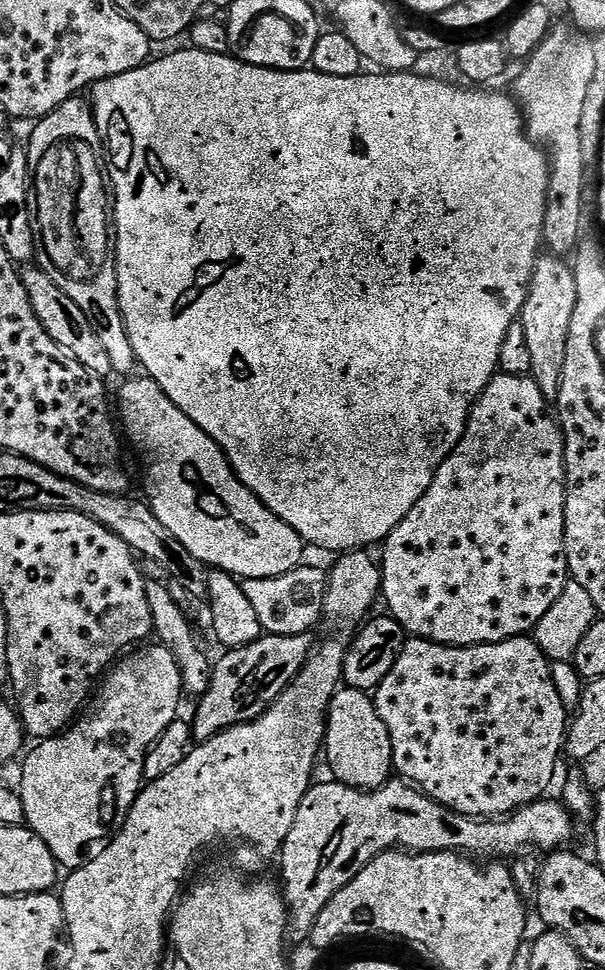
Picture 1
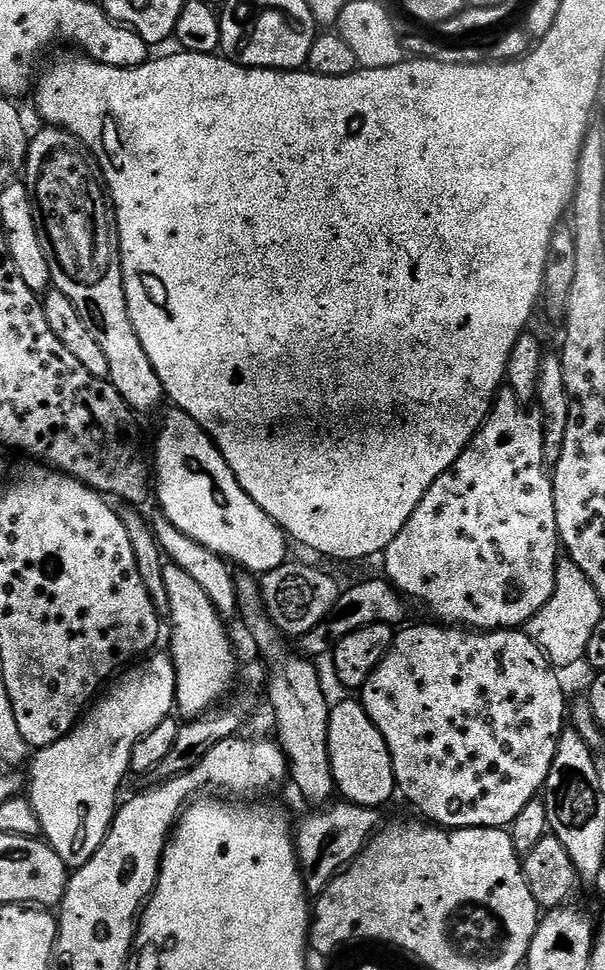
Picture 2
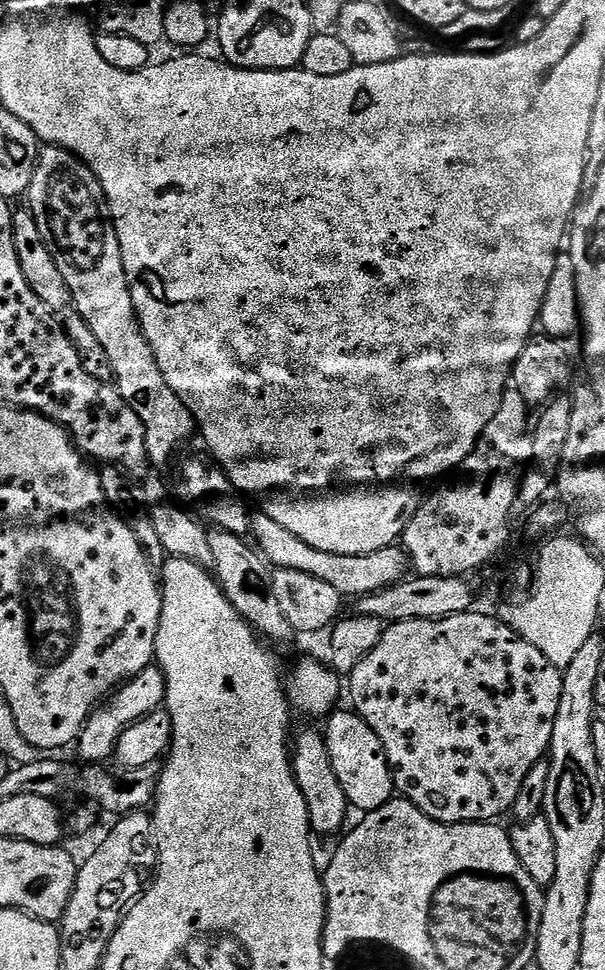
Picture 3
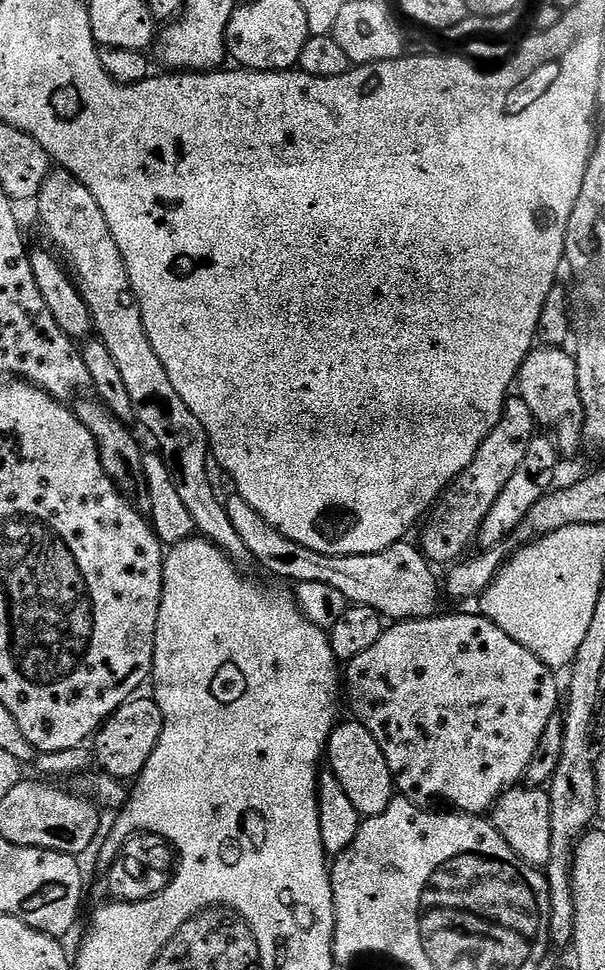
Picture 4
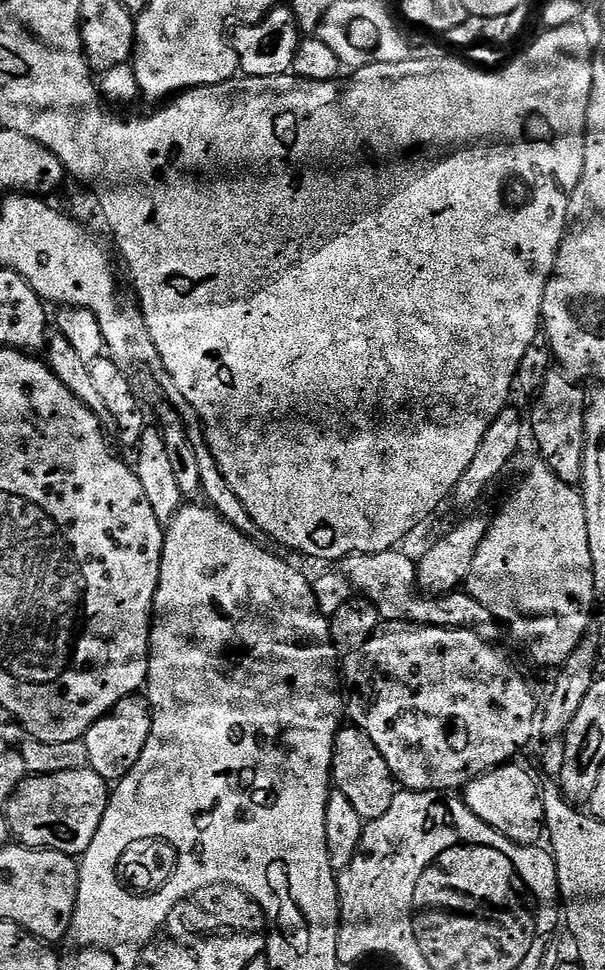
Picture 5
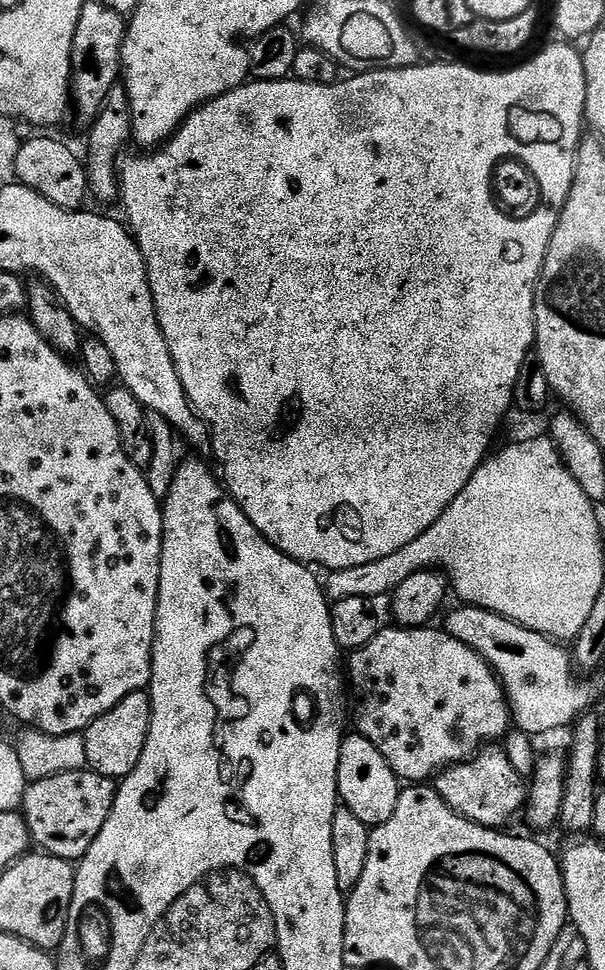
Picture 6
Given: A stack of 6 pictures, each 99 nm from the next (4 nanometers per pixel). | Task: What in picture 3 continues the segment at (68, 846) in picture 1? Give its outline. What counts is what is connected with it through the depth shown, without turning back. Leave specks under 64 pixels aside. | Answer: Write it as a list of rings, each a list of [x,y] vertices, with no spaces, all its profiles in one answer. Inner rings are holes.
[[[153,666],[142,670],[135,678],[126,684],[121,684],[111,696],[107,697],[92,713],[92,717],[84,723],[80,732],[78,749],[80,748],[79,759],[84,762],[104,762],[113,755],[118,746],[118,738],[134,722],[138,722],[144,716],[157,711],[164,703],[166,694],[166,682],[159,666]]]

